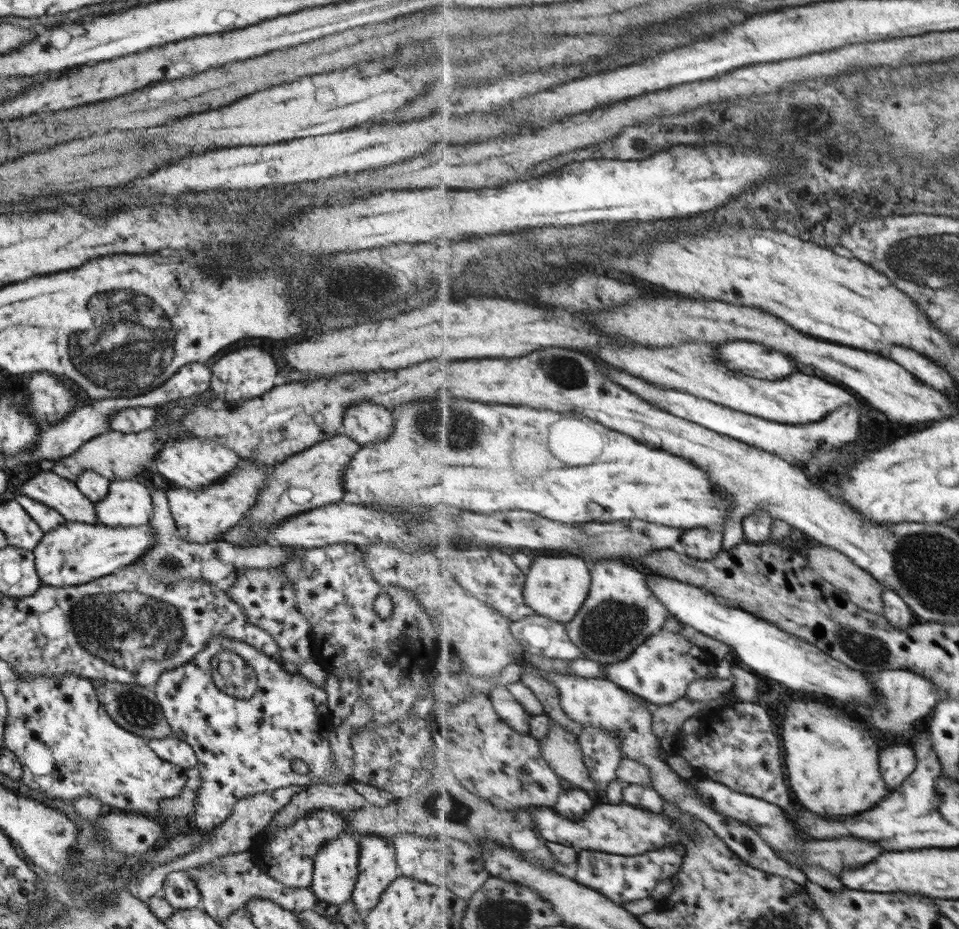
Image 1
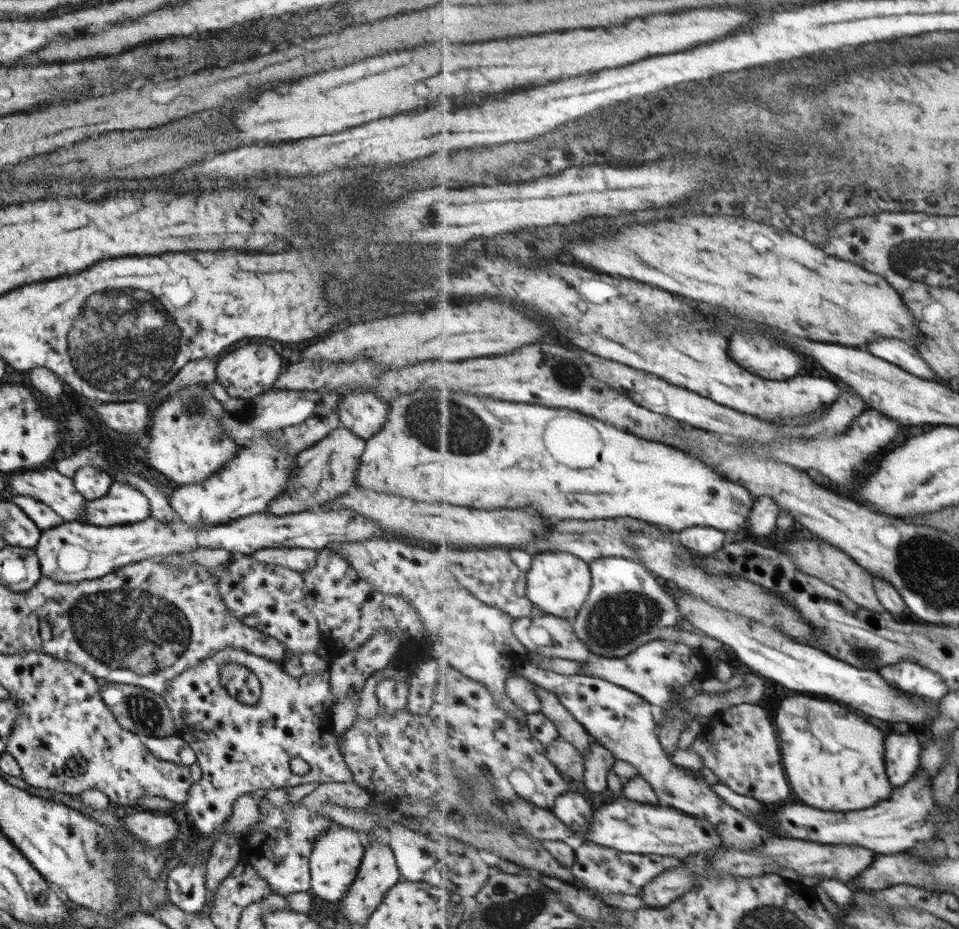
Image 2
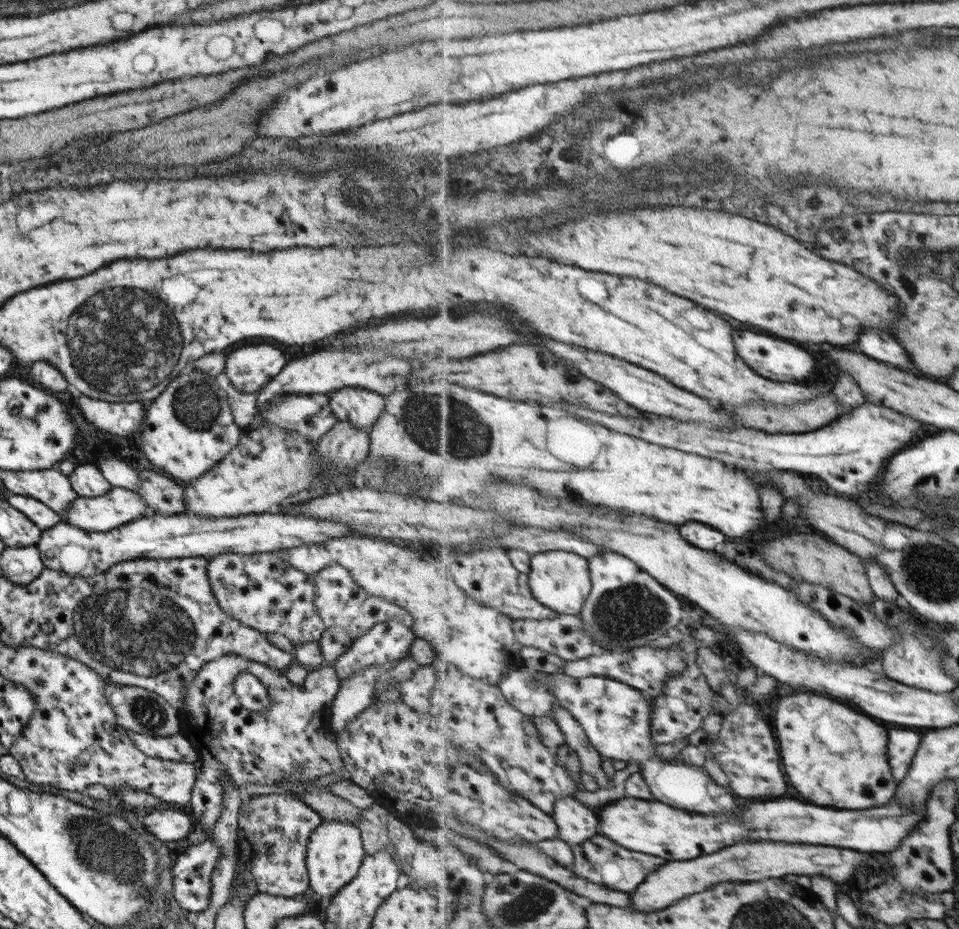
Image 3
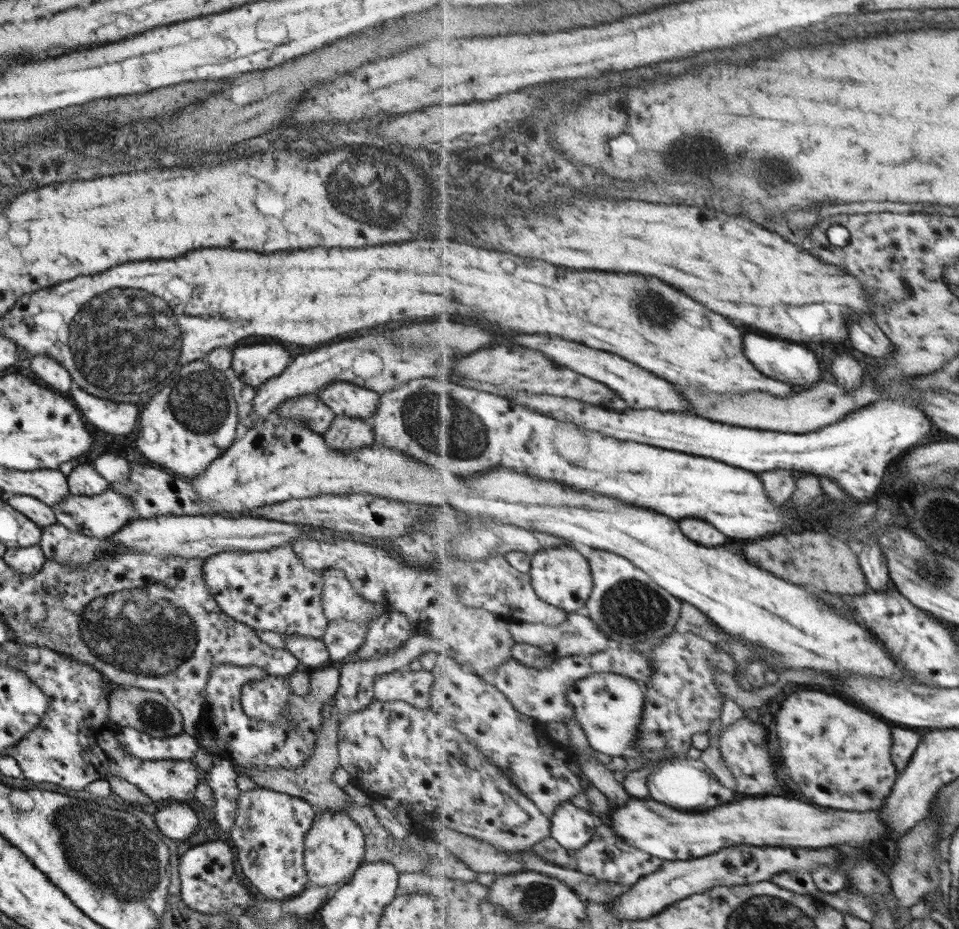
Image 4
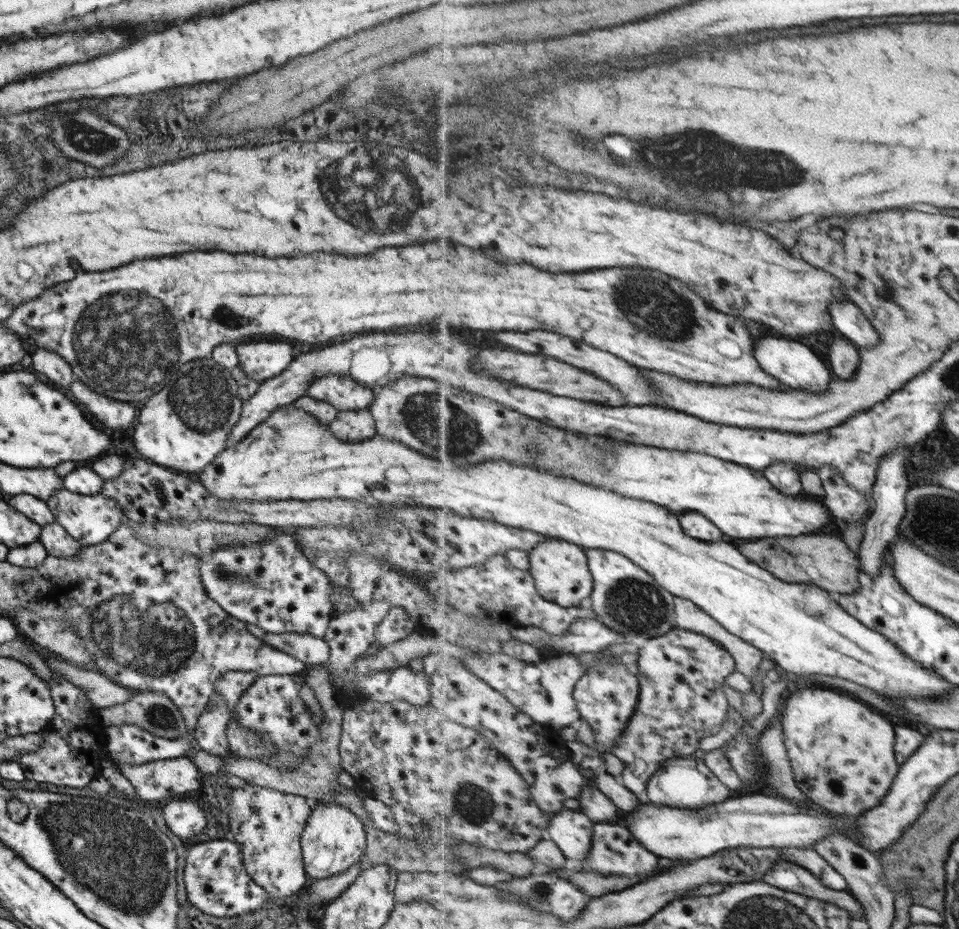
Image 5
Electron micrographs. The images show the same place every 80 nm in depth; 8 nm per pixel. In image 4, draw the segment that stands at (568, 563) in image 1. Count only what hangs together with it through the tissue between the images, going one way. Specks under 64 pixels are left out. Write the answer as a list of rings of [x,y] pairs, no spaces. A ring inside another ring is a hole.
[[[555,546],[536,552],[532,555],[532,569],[529,573],[539,598],[569,613],[584,612],[586,602],[594,592],[590,559],[586,552],[575,546]]]

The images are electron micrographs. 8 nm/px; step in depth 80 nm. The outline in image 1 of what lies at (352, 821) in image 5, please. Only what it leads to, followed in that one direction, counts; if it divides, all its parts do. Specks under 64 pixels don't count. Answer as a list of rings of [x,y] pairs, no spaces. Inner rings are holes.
[[[342,832],[337,838],[323,842],[312,861],[312,880],[309,890],[317,899],[330,905],[341,906],[349,902],[357,879],[358,842]]]

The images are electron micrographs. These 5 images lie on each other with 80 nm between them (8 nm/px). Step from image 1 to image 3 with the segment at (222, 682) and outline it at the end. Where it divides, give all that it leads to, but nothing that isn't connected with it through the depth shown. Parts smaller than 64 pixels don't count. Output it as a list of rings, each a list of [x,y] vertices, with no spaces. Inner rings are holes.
[[[247,671],[240,672],[232,682],[233,694],[238,698],[239,704],[247,710],[260,712],[268,707],[268,694],[263,683],[259,682]]]

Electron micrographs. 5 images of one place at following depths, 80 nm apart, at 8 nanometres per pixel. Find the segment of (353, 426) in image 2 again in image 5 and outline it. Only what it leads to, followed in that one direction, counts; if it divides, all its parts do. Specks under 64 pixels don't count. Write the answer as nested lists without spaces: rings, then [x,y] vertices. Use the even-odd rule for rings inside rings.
[[[324,374],[309,384],[305,396],[331,405],[337,412],[368,411],[374,390],[363,387],[359,379],[336,374]]]

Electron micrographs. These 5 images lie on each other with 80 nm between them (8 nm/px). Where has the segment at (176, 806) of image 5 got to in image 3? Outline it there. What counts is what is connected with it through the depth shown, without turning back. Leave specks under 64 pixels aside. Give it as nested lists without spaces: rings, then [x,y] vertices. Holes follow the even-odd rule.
[[[181,807],[163,812],[151,812],[141,818],[141,824],[149,834],[161,842],[179,840],[191,830],[191,817]]]

